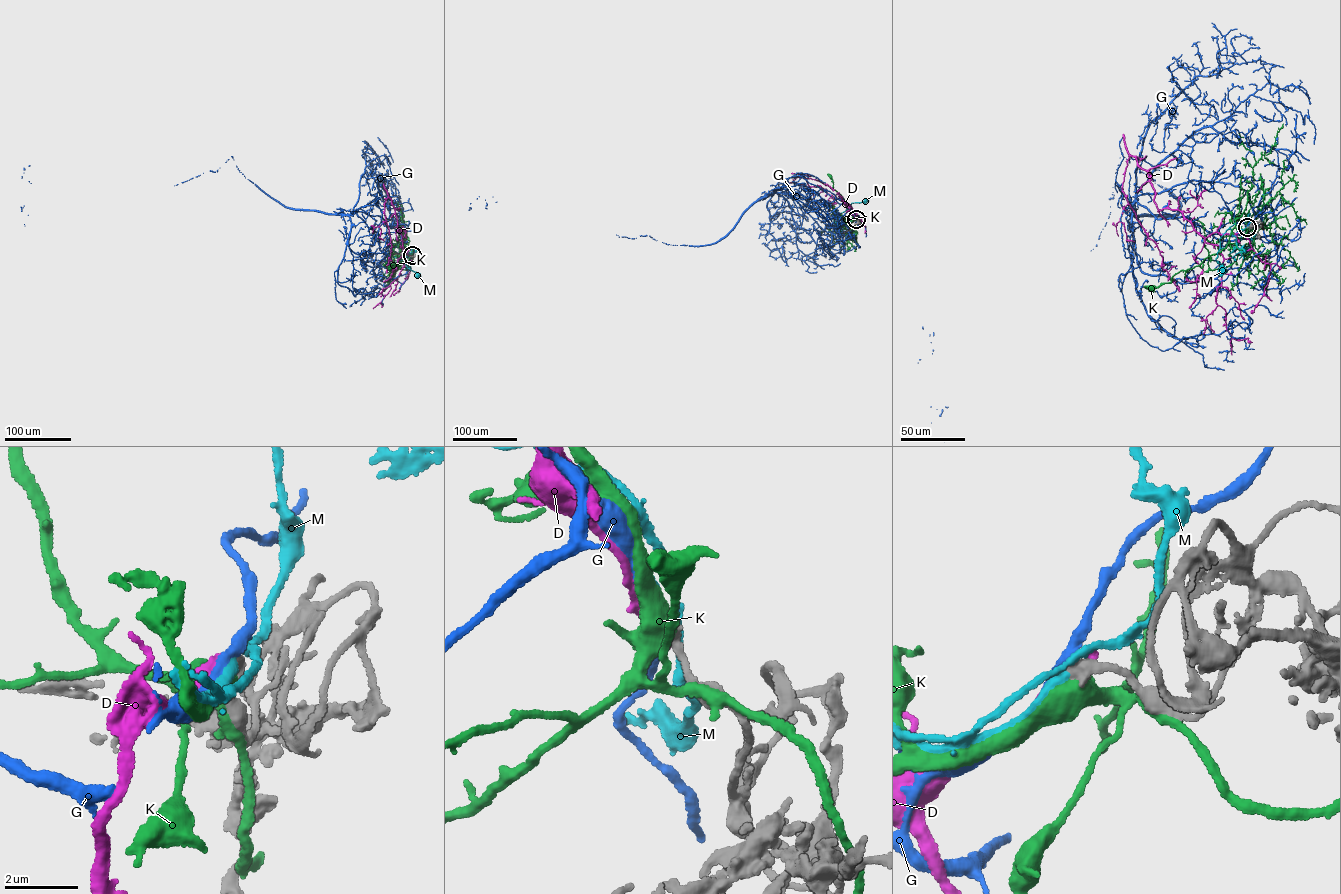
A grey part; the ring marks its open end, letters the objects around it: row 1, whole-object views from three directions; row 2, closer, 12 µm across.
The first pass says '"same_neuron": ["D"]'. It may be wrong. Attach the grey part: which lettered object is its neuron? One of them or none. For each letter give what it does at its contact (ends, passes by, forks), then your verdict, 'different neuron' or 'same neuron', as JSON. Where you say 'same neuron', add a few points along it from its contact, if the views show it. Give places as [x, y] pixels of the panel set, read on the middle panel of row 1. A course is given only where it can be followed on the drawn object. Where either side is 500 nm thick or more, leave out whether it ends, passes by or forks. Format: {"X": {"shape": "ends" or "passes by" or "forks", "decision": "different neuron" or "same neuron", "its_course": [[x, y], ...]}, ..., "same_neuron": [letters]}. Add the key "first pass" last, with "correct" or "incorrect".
{"D": {"shape": "ends", "decision": "different neuron"}, "G": {"shape": "passes by", "decision": "different neuron"}, "K": {"decision": "different neuron"}, "M": {"shape": "ends", "decision": "same neuron", "its_course": [[856, 219], [847, 207], [852, 203], [866, 200]]}, "same_neuron": ["M"], "first pass": "incorrect"}

